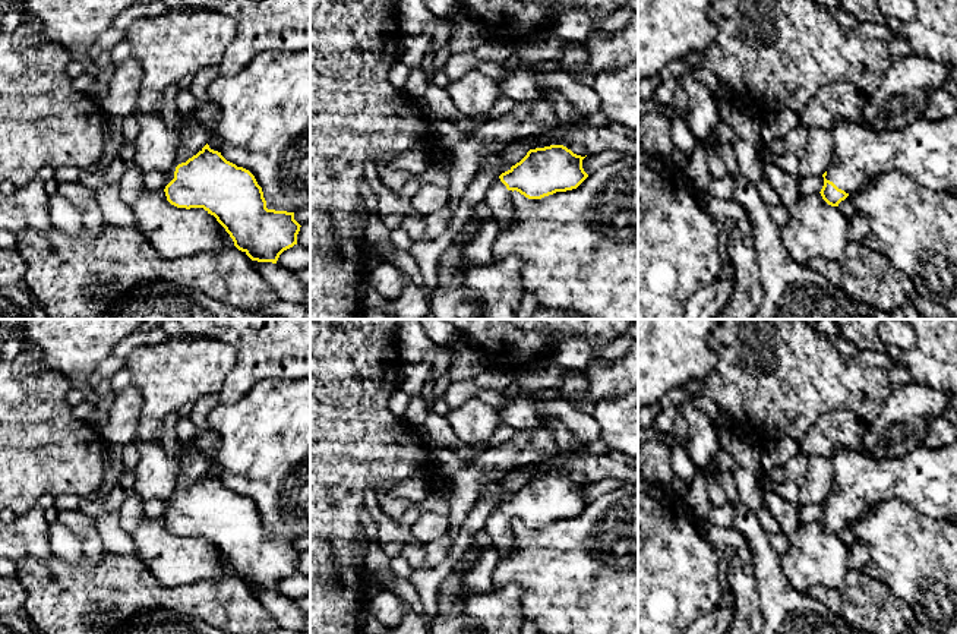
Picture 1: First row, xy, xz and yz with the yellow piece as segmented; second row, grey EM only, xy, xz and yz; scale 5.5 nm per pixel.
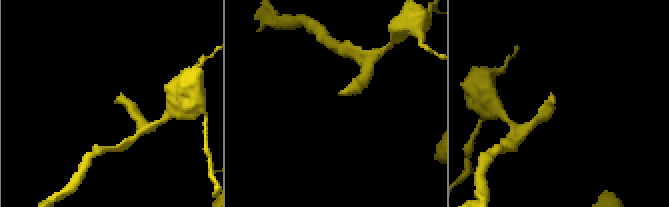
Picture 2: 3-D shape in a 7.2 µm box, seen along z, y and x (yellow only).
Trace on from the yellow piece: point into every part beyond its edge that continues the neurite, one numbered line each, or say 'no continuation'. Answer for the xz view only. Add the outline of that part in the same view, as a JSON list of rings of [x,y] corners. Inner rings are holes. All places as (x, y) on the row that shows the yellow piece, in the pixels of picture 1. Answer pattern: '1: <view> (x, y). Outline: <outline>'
1: xz (498, 198). Outline: [[[498,177],[486,192],[483,201],[498,223],[499,230],[505,230],[514,223],[514,202],[511,193],[512,190],[508,190]]]

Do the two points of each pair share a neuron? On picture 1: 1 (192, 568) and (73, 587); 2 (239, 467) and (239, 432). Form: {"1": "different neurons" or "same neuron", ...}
{"1": "different neurons", "2": "same neuron"}

